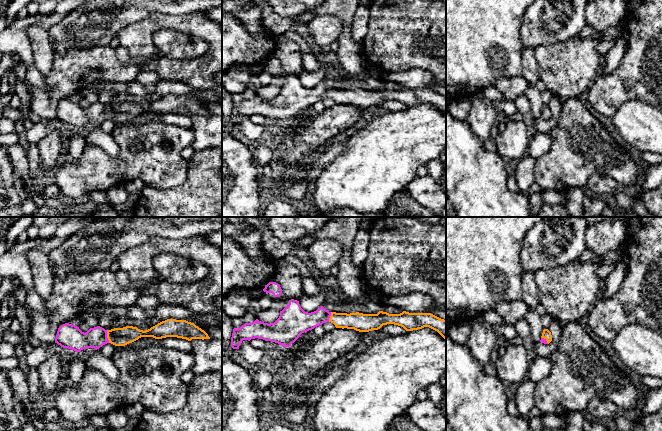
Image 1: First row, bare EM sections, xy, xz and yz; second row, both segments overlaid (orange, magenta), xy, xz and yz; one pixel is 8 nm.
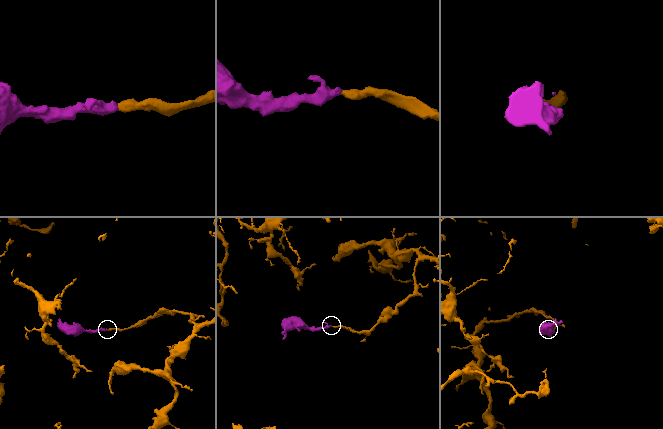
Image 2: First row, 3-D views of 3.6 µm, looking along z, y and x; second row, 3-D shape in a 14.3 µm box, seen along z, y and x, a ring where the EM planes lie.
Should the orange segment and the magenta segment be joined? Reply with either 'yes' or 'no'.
yes

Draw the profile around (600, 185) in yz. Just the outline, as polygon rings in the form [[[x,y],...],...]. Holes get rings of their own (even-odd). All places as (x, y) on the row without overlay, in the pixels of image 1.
[[[595,174],[587,182],[588,189],[595,197],[615,194],[619,189],[618,183],[611,177]]]

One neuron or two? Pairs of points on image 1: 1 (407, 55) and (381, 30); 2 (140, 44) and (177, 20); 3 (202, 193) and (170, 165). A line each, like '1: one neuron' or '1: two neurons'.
1: one neuron
2: one neuron
3: two neurons

